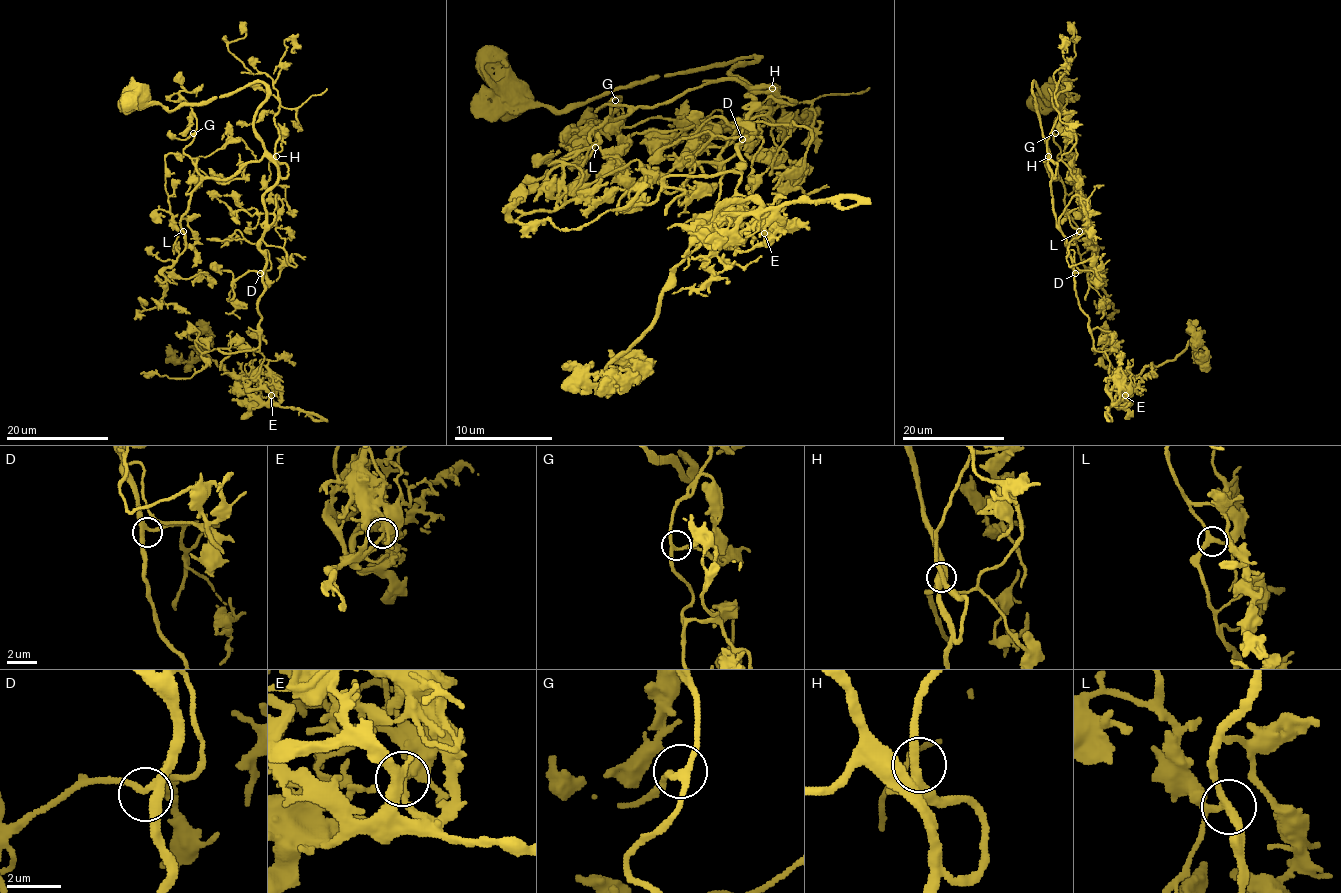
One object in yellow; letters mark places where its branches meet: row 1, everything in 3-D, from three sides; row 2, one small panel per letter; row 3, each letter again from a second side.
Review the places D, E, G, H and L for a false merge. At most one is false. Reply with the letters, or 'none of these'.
E

